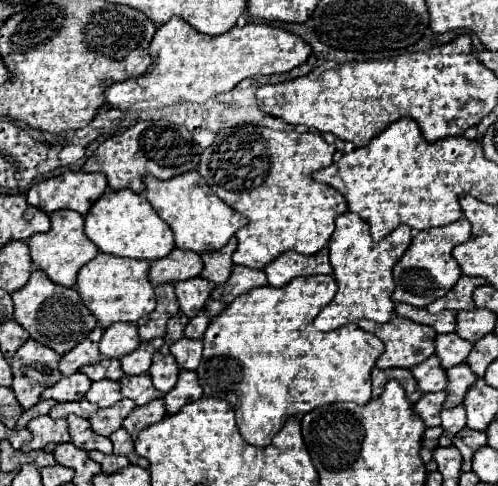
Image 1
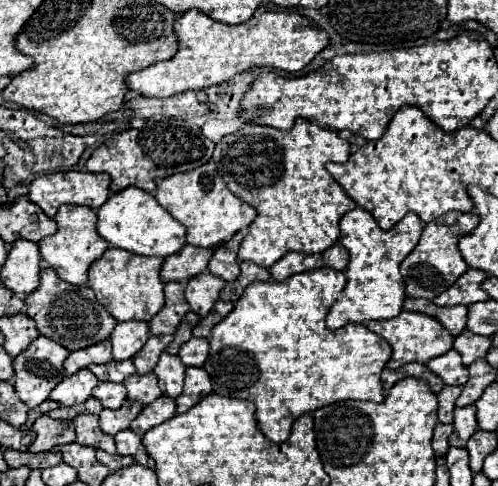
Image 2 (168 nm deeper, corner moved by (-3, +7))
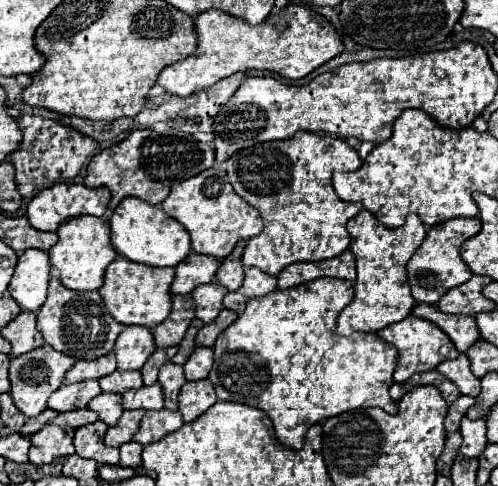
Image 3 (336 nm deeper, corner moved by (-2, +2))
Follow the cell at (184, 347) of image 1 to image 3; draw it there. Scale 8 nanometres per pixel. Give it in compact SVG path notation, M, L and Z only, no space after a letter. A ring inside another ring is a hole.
M197 346L197 348L193 350L193 354L187 358L187 362L183 364L183 368L185 368L185 378L187 378L187 380L207 378L211 366L213 366L213 348Z

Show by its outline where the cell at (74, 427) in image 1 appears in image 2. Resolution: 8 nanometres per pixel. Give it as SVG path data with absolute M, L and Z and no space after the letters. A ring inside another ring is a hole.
M80 415L74 419L74 425L76 425L76 443L102 449L106 453L116 453L114 437L102 433L102 429L98 427L98 415Z

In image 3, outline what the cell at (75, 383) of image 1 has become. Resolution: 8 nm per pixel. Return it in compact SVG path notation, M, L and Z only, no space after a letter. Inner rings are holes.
M87 380L87 382L77 382L77 384L65 384L59 390L55 390L49 396L49 408L57 412L69 412L69 410L79 410L89 404L91 398L101 394L103 390L99 388L97 380Z

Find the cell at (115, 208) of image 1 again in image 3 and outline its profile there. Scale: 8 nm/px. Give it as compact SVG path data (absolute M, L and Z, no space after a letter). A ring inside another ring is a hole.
M123 198L123 202L119 202L119 206L113 210L109 226L113 250L131 262L149 266L175 266L191 252L189 232L177 220L167 216L161 206L147 204L141 198Z

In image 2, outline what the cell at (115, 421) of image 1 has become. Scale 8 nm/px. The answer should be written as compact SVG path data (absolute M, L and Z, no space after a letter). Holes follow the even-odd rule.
M124 401L124 405L116 411L110 411L110 409L104 409L100 413L100 429L108 435L116 435L124 429L130 427L130 423L138 417L138 413L142 411L144 405L140 405L138 401Z

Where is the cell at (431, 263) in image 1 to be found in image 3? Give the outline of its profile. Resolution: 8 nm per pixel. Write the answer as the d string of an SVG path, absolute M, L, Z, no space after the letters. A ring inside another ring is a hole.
M451 218L449 222L441 222L433 228L429 228L423 244L411 256L411 260L407 262L407 280L409 280L411 294L413 294L415 302L437 304L439 298L447 290L467 282L473 276L473 272L461 260L459 248L467 238L475 236L479 230L481 230L481 220L479 218Z

